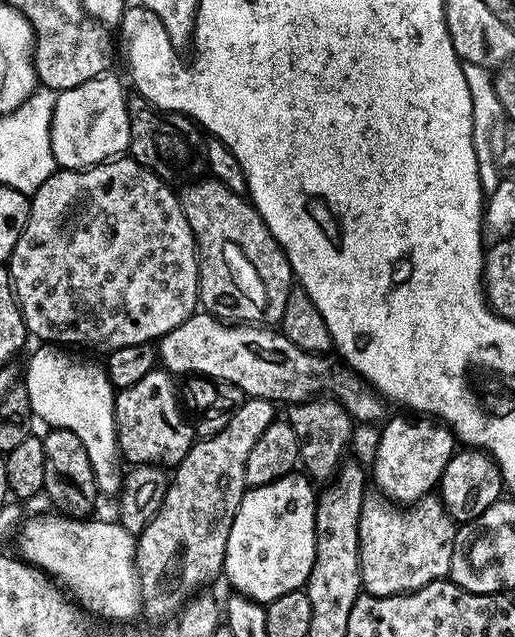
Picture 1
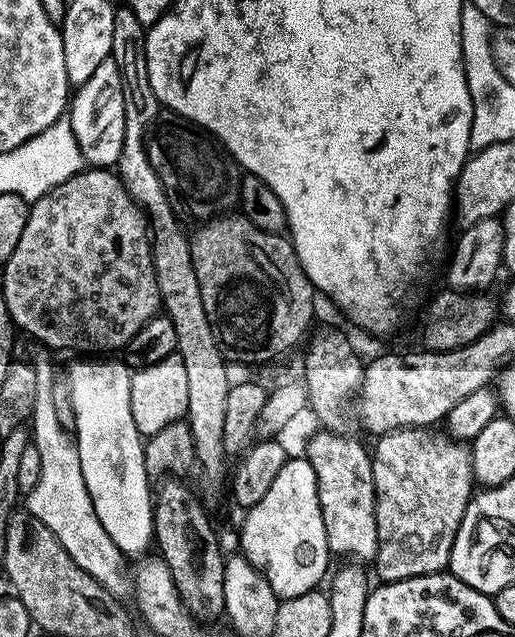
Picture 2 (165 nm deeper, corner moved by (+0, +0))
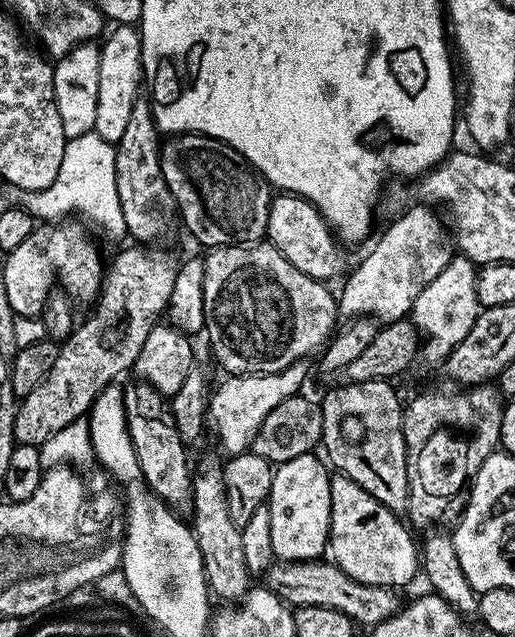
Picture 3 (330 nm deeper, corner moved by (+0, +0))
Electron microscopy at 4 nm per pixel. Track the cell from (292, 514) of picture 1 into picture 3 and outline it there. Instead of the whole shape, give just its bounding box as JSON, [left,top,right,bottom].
[266,452,331,561]

